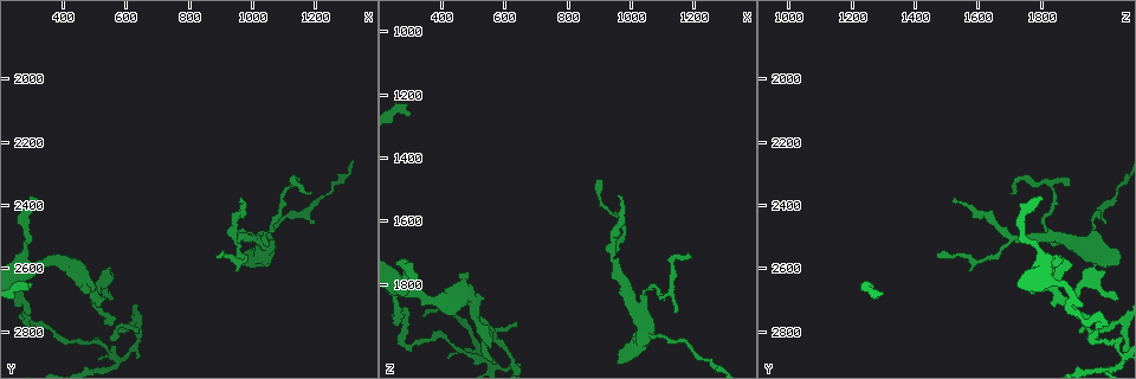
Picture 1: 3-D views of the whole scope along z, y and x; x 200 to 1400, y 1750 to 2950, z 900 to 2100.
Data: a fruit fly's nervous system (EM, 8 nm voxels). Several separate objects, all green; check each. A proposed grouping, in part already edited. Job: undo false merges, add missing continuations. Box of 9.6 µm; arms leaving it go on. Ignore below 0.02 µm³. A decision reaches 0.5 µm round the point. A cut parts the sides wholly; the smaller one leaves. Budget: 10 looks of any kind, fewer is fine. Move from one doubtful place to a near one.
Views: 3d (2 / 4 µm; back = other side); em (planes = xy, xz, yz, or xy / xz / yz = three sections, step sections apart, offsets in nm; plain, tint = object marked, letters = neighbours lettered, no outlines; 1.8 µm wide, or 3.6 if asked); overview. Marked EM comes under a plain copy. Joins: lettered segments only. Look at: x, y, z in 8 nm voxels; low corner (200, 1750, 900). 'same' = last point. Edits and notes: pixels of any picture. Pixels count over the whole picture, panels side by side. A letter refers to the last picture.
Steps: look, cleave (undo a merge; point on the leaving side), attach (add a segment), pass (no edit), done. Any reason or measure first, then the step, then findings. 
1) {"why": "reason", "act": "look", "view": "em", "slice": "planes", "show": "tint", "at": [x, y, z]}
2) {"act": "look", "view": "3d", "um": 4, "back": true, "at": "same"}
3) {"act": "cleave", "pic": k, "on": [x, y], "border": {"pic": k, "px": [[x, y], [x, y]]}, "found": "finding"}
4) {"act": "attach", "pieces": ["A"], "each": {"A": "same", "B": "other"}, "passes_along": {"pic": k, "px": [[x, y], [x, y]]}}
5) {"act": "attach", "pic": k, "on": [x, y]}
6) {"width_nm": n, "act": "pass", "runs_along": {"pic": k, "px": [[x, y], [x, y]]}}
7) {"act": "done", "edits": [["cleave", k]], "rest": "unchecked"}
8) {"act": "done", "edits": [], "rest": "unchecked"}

{"why": "branch stops here", "act": "look", "view": "3d", "um": 2, "back": true, "at": [290, 2360, 1800]}

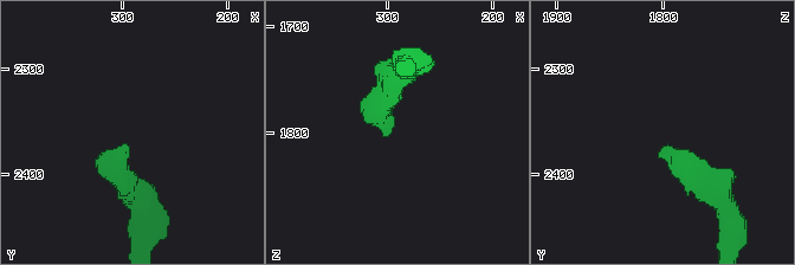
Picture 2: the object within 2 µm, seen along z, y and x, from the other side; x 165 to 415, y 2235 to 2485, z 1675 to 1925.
{"act": "look", "view": "em", "slice": "xy", "step": 4, "show": "tint", "at": [300, 2370, 1796]}

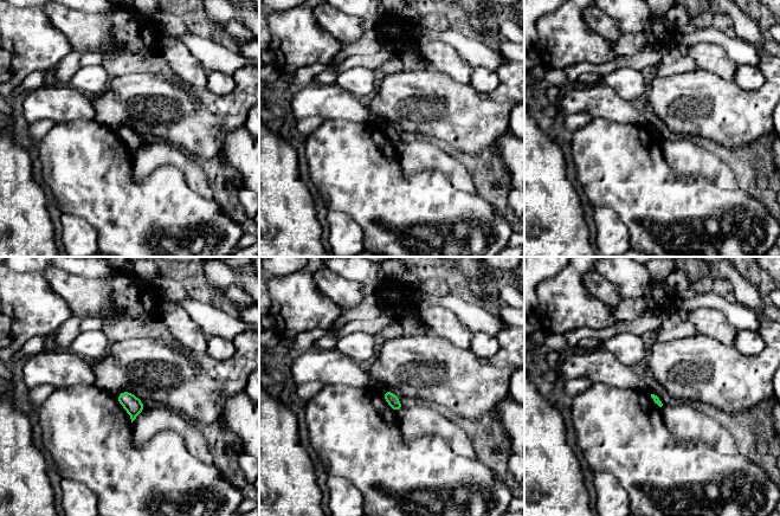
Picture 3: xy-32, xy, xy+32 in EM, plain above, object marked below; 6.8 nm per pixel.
{"why": "cut it another way", "act": "look", "view": "em", "slice": "planes", "show": "letters", "at": "same"}

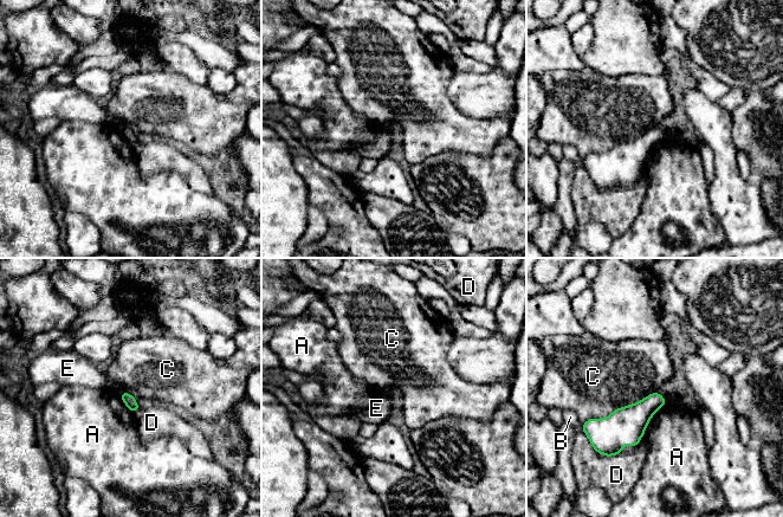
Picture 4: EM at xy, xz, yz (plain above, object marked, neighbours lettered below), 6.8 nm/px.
{"longest_contact_nm": ["C", 550], "act": "pass", "each": {"A": "other", "B": "other", "C": "other", "D": "other", "E": "other"}, "border": {"pic": 4, "px": [[657, 391], [583, 424]]}, "found": "none of them fits"}

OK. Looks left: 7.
{"why": "thick end", "act": "look", "view": "3d", "um": 4, "at": [480, 2680, 1770]}

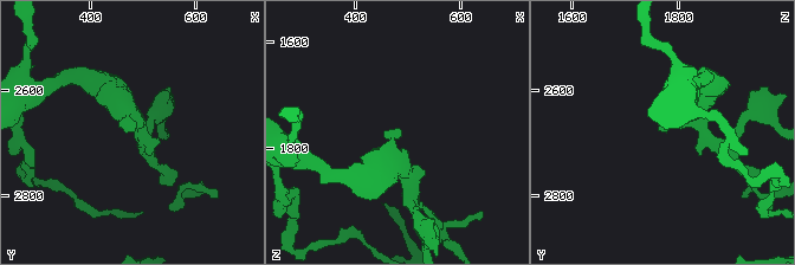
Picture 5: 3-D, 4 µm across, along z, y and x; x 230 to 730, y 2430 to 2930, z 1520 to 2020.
{"why": "now the EM", "act": "look", "view": "em", "slice": "xy", "step": 8, "show": "letters", "at": [480, 2680, 1775]}

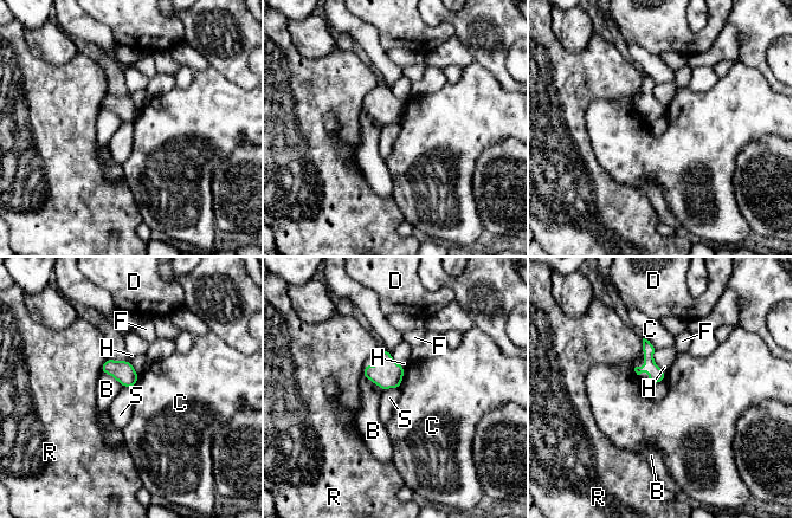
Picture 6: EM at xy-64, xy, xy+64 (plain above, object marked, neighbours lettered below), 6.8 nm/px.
{"act": "pass", "each": {"B": "other", "C": "other", "D": "other", "F": "other", "H": "other", "R": "other", "S": "other"}, "runs_along": {"pic": 6, "px": [[645, 343], [656, 380]]}, "found": "no lettered segment goes on from it"}

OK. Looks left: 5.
{"why": "thick turns thin", "act": "look", "view": "3d", "um": 2, "at": [1030, 2510, 1850]}

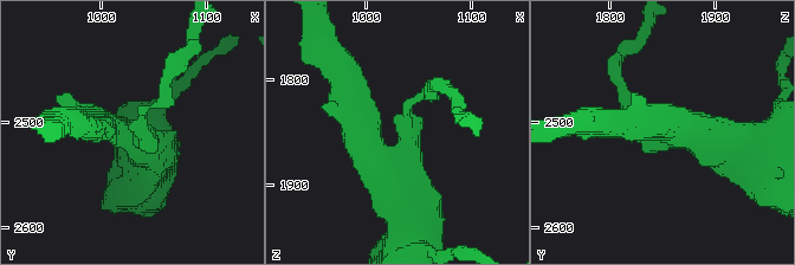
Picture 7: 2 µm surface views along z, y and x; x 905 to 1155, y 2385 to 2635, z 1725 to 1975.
{"arms": 3, "why": "now the EM", "act": "look", "view": "em", "slice": "xz", "step": 8, "show": "tint", "at": [1036, 2508, 1846]}

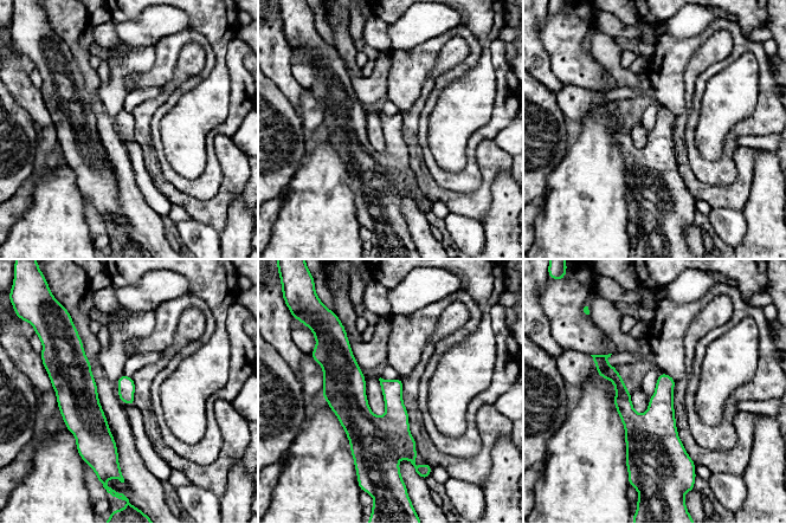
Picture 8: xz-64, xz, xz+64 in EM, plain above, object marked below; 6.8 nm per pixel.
{"why": "another direction", "act": "look", "view": "em", "slice": "planes", "show": "letters", "at": "same"}

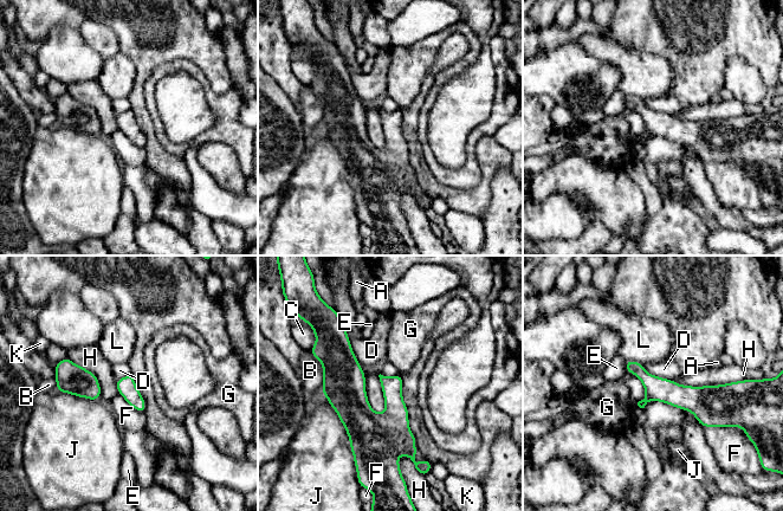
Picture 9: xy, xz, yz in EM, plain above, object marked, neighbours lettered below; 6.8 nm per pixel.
{"width_nm": 130, "act": "pass", "each": {"A": "other", "B": "other", "C": "other", "D": "other", "E": "other", "F": "other", "G": "other", "H": "other", "J": "other", "K": "other", "L": "other"}, "found": "one cell here"}

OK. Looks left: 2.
{"why": "free end", "act": "look", "view": "em", "slice": "xz", "step": 16, "show": "tint", "at": [950, 2390, 1520]}

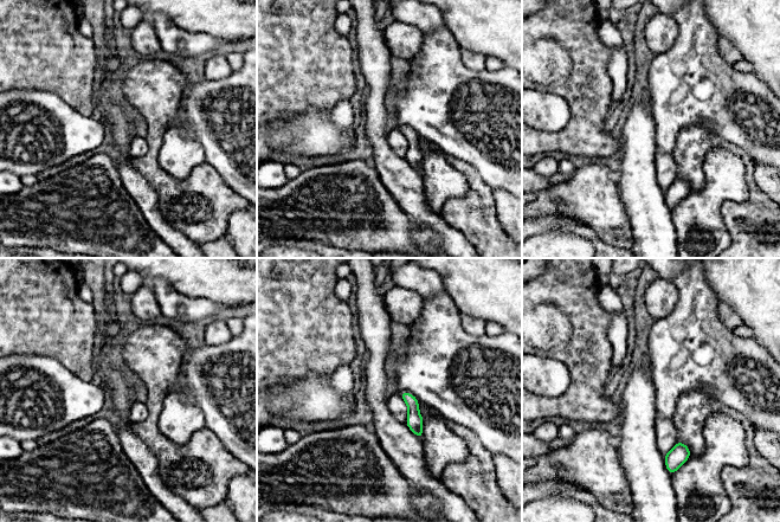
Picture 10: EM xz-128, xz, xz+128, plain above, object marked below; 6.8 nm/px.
{"act": "look", "view": "em", "slice": "planes", "show": "letters", "at": "same"}

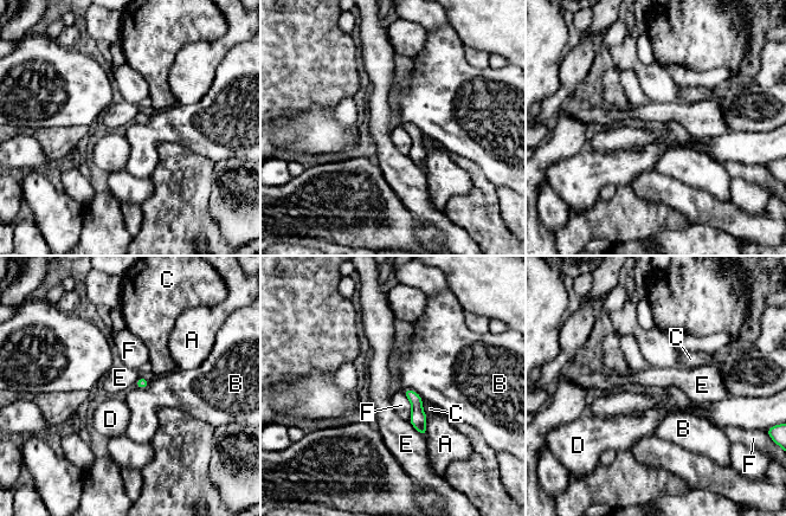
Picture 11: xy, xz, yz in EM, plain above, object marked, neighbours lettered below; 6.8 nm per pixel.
{"longest_contact_nm": ["F", 200], "act": "pass", "each": {"A": "other", "B": "other", "C": "other", "D": "other", "E": "other", "F": "other"}, "border": {"pic": 11, "px": [[408, 420], [424, 437]]}, "found": "no lettered segment goes on from it"}

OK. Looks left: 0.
{"act": "done", "edits": [], "rest": "unchecked"}

